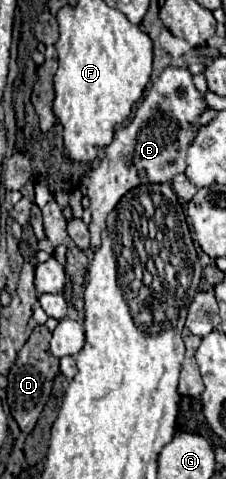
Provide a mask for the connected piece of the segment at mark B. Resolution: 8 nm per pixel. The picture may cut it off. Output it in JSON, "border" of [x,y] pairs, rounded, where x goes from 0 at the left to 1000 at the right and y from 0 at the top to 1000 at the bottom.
{"border":[[[726,142],[708,163],[646,188],[637,205],[619,205],[575,259],[504,276],[504,292],[469,305],[469,326],[363,372],[354,397],[398,413],[407,443],[407,463],[389,472],[407,497],[398,522],[442,514],[442,484],[469,472],[469,451],[566,397],[619,384],[726,384],[779,363],[814,363],[823,313],[885,271],[876,246],[912,225],[903,196],[867,188],[832,142]]]}

